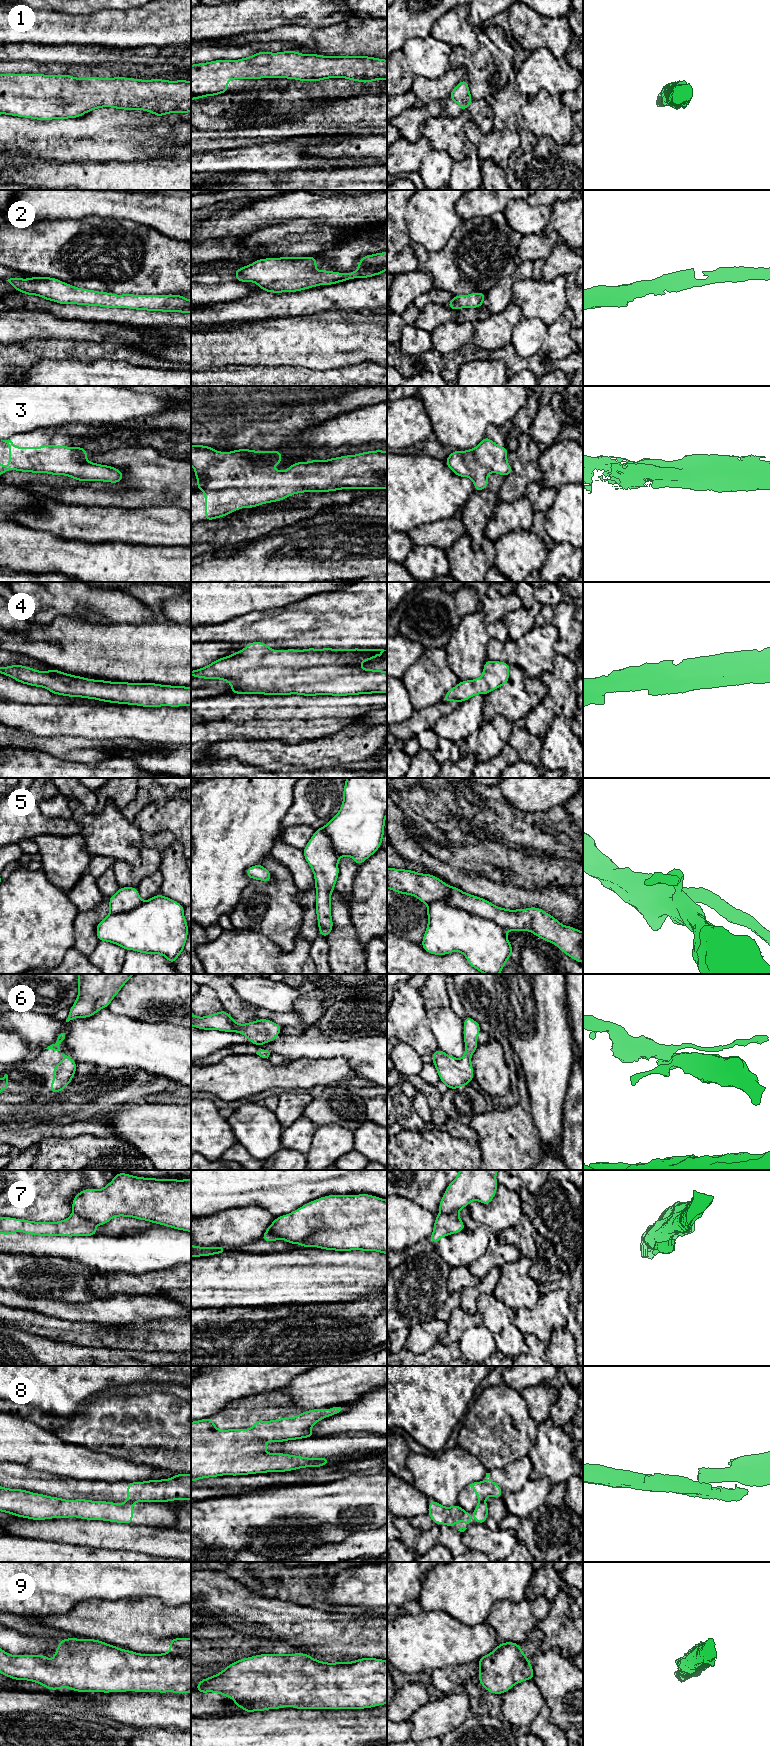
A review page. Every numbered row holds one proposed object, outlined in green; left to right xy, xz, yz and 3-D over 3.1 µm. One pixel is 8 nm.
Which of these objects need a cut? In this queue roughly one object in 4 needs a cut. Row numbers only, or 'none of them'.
5, 7, 8

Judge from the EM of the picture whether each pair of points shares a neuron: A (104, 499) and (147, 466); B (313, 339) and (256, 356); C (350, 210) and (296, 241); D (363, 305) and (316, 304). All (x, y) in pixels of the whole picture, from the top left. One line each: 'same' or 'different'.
A: same
B: same
C: different
D: same

